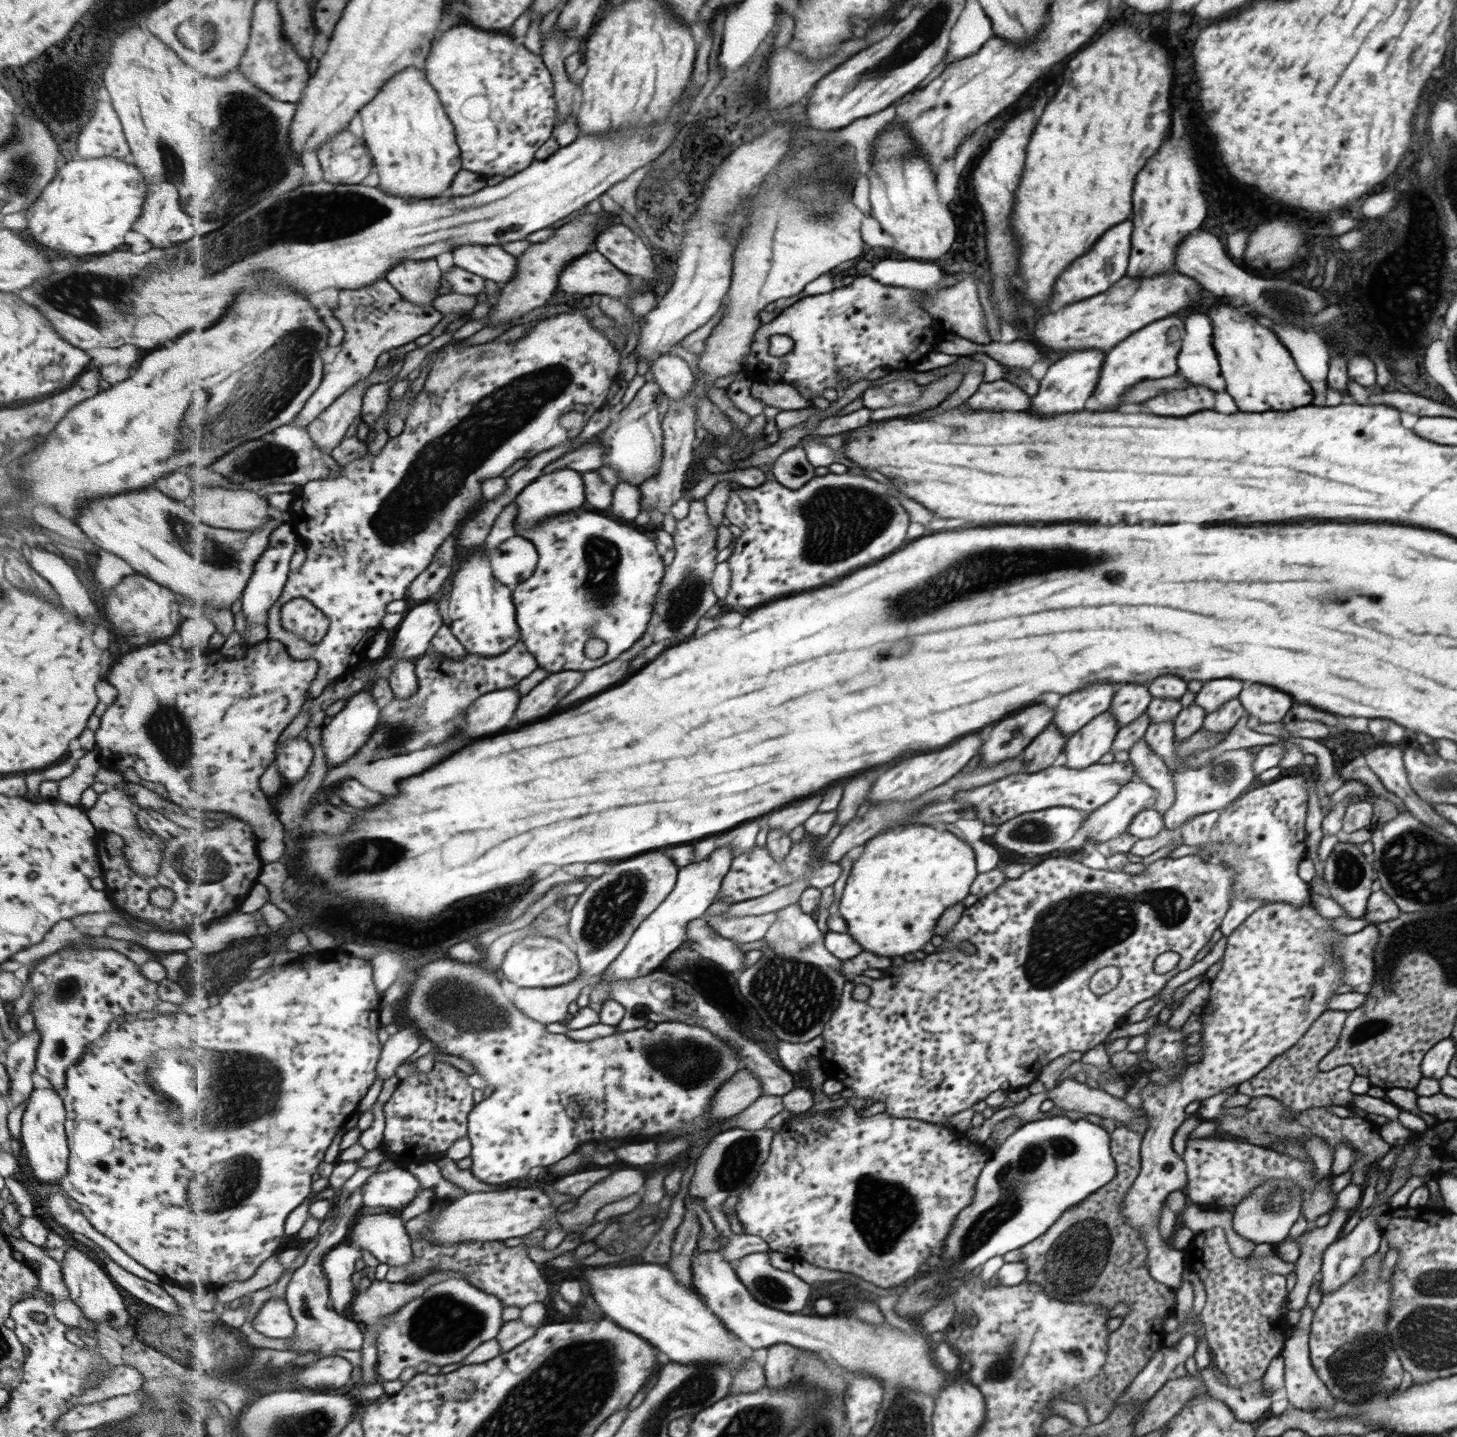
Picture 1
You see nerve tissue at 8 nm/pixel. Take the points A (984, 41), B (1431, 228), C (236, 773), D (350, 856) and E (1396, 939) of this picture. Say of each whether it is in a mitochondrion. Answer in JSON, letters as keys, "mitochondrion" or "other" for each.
{"A":"other","B":"other","C":"other","D":"mitochondrion","E":"mitochondrion"}

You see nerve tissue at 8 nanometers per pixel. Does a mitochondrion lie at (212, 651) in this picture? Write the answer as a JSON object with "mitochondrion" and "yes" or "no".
{"mitochondrion":"no"}

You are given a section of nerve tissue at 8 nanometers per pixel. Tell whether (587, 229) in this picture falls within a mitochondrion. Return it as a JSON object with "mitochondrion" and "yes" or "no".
{"mitochondrion":"yes"}

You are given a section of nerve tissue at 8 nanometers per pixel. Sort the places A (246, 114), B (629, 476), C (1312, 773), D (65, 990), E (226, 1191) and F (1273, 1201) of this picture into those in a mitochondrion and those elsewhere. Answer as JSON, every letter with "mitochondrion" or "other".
{"A":"mitochondrion","B":"other","C":"other","D":"mitochondrion","E":"mitochondrion","F":"mitochondrion"}

